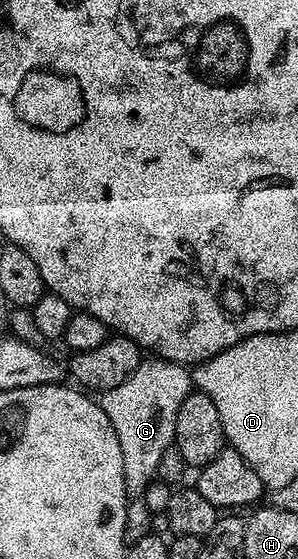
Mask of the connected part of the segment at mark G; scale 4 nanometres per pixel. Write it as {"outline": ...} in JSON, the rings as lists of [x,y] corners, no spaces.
{"outline":[[[160,356],[150,359],[141,361],[119,388],[104,391],[99,398],[107,420],[111,420],[111,428],[115,428],[115,436],[119,436],[119,448],[123,448],[125,492],[130,496],[144,495],[157,478],[159,460],[173,446],[179,404],[191,392],[191,374],[182,363],[168,362]]]}

